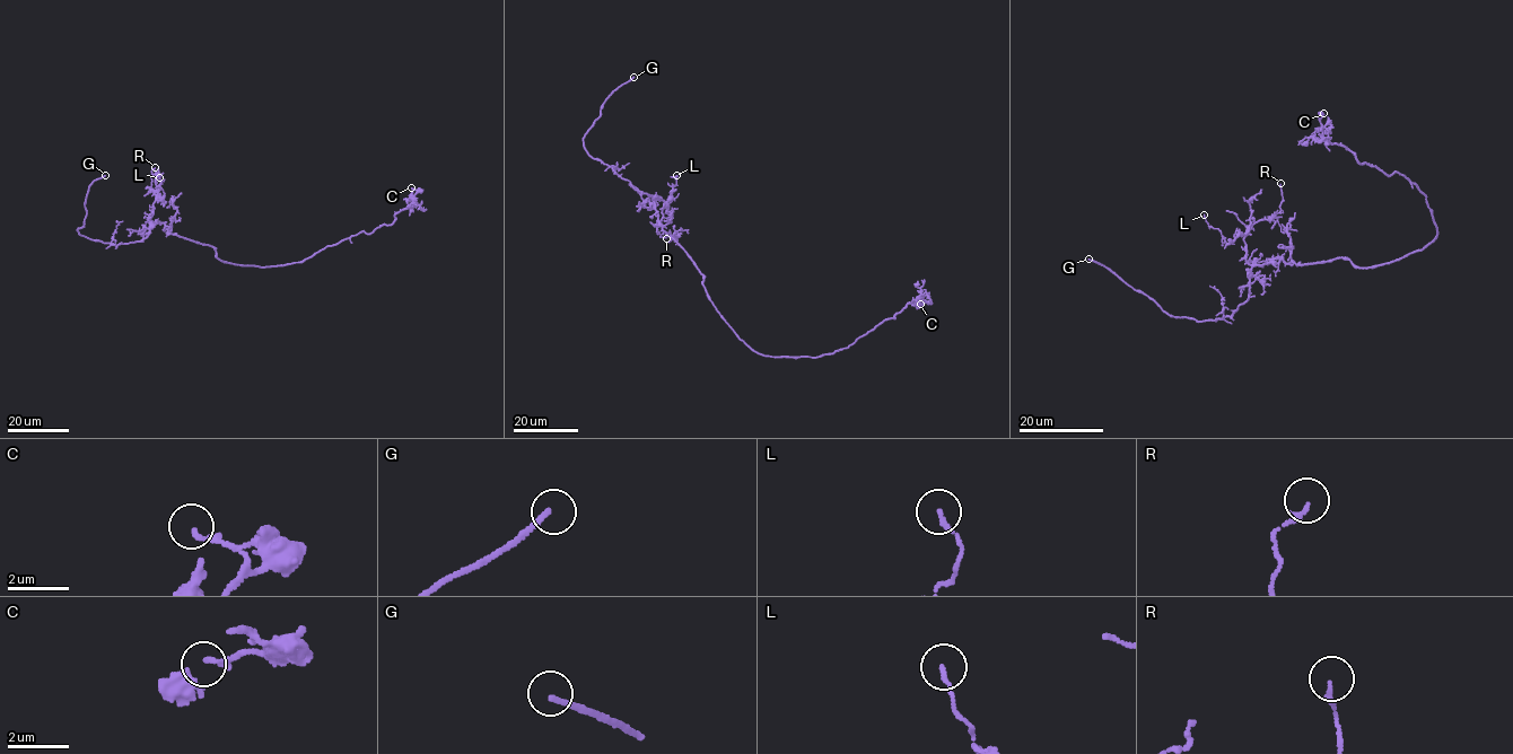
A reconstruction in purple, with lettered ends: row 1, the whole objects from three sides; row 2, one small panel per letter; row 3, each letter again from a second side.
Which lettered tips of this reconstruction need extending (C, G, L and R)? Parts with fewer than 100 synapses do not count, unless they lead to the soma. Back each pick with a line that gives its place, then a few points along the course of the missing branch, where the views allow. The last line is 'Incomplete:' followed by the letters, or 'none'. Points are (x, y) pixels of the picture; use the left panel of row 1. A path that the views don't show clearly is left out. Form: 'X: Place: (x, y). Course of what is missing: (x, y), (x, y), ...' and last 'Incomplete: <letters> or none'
G: Place: (105, 175). Course of what is missing: (105, 175), (134, 160), (145, 140), (148, 121), (163, 112)
Incomplete: G

